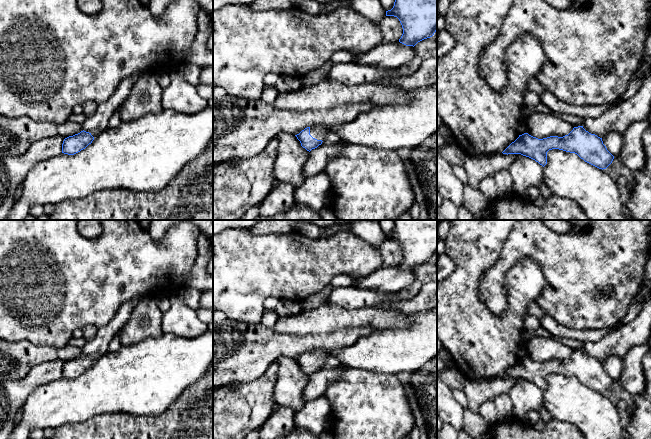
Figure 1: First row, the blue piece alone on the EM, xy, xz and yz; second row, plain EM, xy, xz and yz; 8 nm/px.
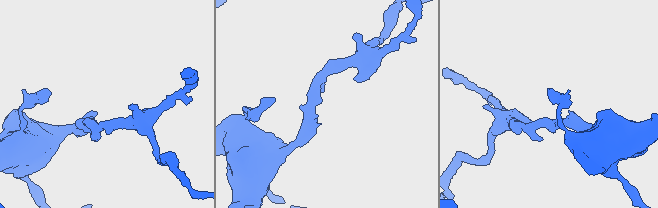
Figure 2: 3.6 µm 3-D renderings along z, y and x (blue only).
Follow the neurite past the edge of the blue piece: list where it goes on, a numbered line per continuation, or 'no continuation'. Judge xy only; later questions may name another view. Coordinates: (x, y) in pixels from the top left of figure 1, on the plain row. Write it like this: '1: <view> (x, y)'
1: xy (97, 347)

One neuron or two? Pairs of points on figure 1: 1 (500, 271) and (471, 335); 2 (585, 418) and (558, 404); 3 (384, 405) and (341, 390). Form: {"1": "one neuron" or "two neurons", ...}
{"1": "two neurons", "2": "one neuron", "3": "one neuron"}

